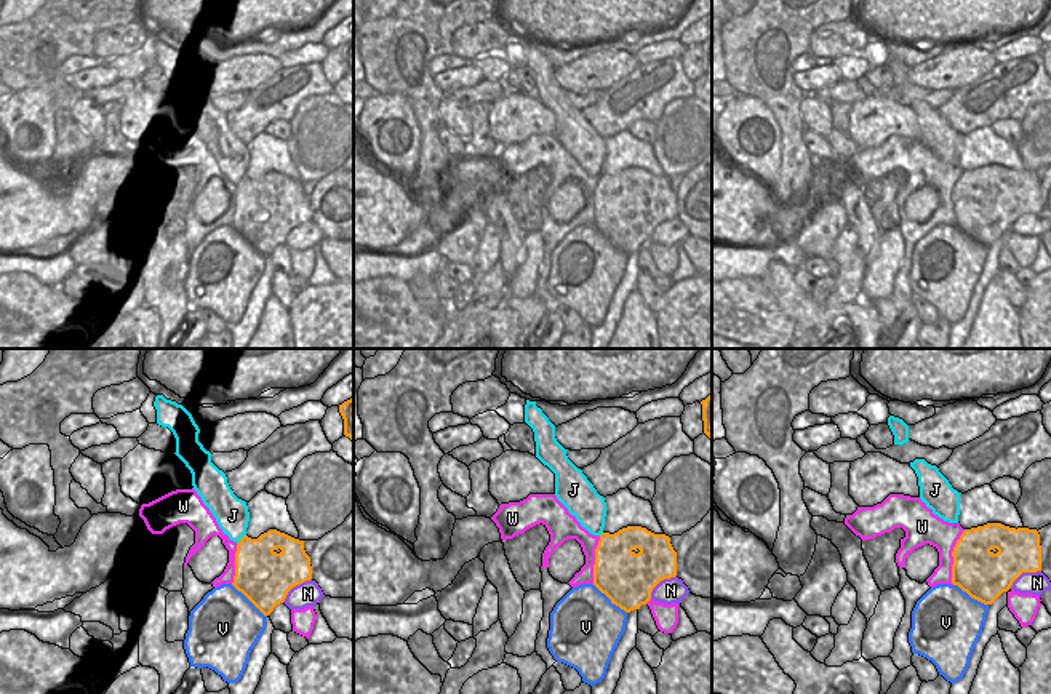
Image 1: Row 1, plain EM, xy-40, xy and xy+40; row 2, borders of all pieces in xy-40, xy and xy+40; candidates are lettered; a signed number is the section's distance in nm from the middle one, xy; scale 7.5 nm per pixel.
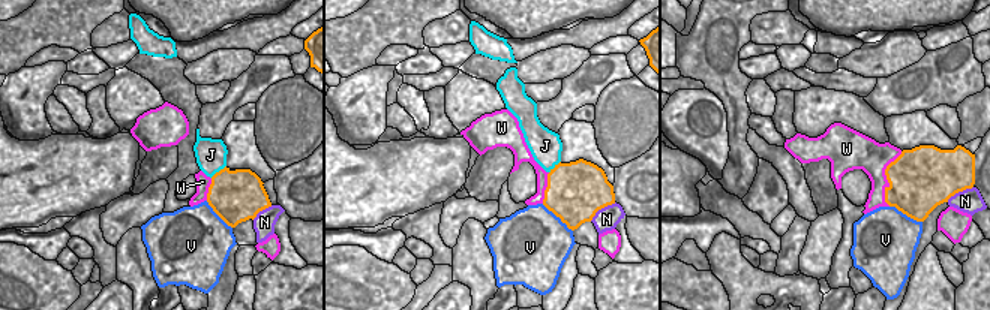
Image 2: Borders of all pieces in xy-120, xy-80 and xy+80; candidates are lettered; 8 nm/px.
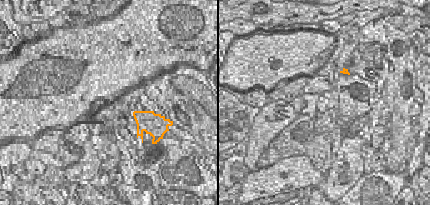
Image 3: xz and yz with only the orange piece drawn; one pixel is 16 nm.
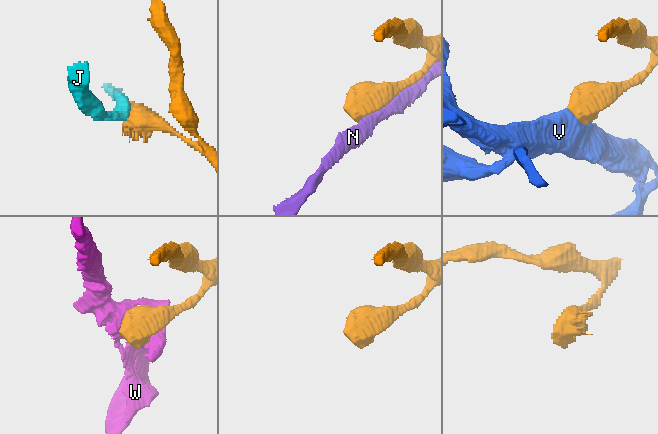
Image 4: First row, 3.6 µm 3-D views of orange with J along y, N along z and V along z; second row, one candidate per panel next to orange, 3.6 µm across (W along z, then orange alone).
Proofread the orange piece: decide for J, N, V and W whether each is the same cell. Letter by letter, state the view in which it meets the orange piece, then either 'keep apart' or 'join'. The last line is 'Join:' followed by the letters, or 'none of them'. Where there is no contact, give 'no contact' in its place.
J: xy-40 | keep apart
N: xy-40 | keep apart
V: xy-40 | keep apart
W: xy+40 | keep apart
Join: none of them

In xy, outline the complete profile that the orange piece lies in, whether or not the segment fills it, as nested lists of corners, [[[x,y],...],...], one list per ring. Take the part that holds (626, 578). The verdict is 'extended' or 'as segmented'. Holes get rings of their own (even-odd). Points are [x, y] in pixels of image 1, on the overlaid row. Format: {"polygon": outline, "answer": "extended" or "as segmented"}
{"polygon": [[[627,526],[614,534],[601,532],[595,548],[593,585],[625,612],[640,609],[651,600],[653,588],[677,576],[677,552],[665,534],[641,526]]], "answer": "as segmented"}

